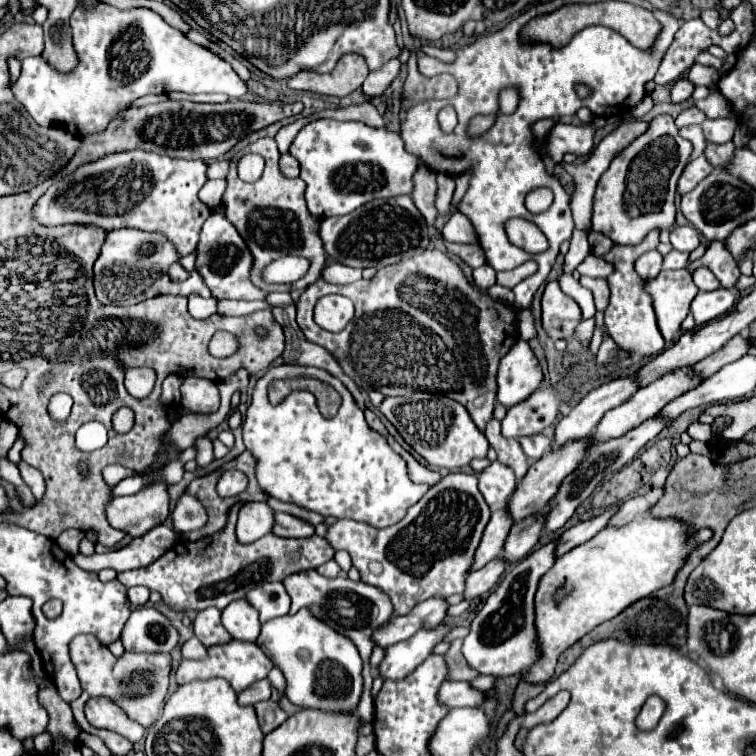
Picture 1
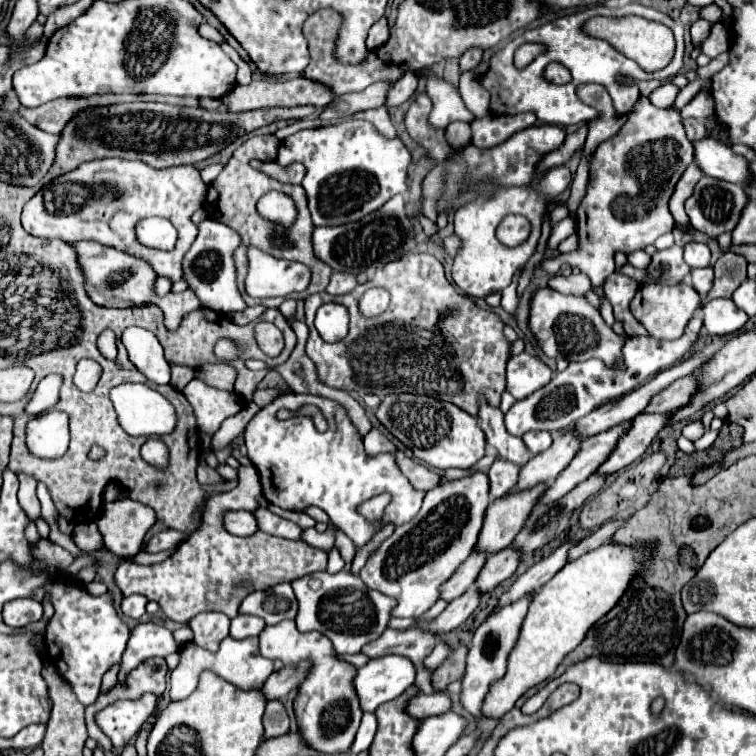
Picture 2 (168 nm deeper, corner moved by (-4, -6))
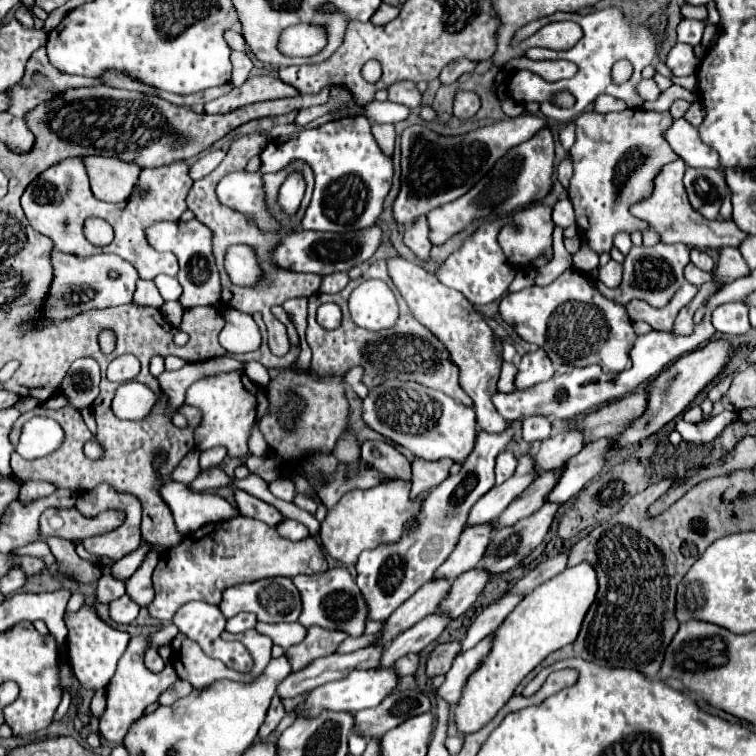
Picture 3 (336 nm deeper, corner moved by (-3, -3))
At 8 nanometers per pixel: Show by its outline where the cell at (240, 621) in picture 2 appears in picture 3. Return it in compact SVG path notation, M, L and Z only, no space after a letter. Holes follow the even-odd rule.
M241 613L241 615L227 619L227 631L229 633L243 633L243 631L255 629L255 623L257 623L257 617L253 613Z

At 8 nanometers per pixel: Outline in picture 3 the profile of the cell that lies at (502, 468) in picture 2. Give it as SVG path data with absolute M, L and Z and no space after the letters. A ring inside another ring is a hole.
M501 451L497 455L497 465L495 465L495 485L501 485L503 481L507 481L513 475L515 467L517 467L517 459L513 457L513 453Z

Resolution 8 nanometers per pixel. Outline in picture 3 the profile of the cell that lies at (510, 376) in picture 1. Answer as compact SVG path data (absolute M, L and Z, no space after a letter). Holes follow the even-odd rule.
M537 349L533 353L525 353L517 365L517 375L515 375L515 387L525 389L531 387L533 383L547 381L555 375L555 367L551 359L547 357L545 351Z

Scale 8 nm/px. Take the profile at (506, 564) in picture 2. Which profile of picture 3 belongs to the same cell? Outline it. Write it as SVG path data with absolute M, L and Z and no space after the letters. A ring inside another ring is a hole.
M469 569L465 573L461 573L455 581L453 581L453 587L451 587L451 593L447 595L447 599L441 603L441 611L459 617L463 615L473 603L475 599L481 595L481 591L485 589L485 585L489 583L491 579L491 571L487 569Z

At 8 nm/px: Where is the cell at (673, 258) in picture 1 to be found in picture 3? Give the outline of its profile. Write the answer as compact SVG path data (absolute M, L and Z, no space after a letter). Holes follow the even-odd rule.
M657 243L653 247L633 247L629 255L625 257L623 263L623 283L617 289L607 289L601 291L607 299L627 305L631 299L639 297L651 303L653 307L663 307L665 301L669 301L677 287L683 285L683 267L689 263L689 249L683 243L667 245L667 243Z

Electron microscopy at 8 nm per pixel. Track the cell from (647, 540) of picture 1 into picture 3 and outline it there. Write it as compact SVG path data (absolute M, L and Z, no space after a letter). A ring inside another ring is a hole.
M579 563L567 567L553 579L545 581L533 589L503 621L497 629L493 651L487 655L485 663L469 677L461 703L455 709L455 723L463 733L475 733L487 725L497 711L513 697L517 685L543 663L553 651L573 643L581 631L585 613L595 603L597 597L597 571L591 563Z

